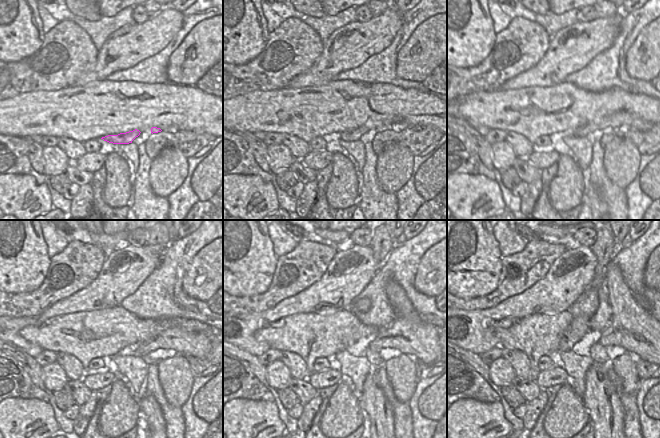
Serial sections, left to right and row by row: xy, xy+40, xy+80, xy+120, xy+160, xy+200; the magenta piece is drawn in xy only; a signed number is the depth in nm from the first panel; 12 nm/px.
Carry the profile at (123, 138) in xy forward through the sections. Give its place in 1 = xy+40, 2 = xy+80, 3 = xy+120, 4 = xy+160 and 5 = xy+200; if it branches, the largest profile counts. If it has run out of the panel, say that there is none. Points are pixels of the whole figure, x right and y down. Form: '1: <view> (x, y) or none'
1: xy+40 (378, 126)
2: xy+80 (615, 120)
3: xy+120 (187, 347)
4: xy+160 (426, 351)
5: xy+200 (650, 348)

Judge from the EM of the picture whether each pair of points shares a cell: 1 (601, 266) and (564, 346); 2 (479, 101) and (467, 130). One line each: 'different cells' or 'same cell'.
1: same cell
2: different cells

